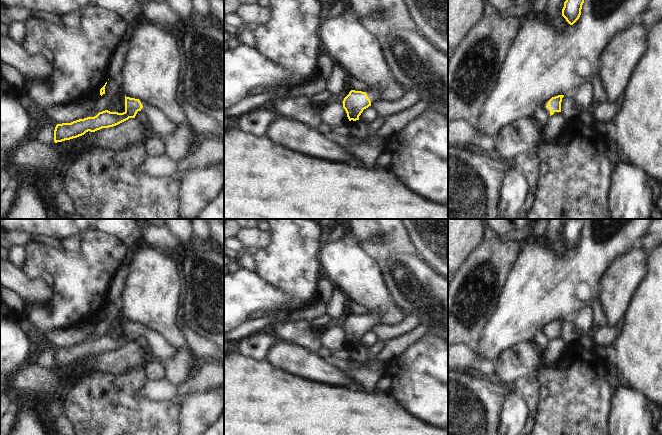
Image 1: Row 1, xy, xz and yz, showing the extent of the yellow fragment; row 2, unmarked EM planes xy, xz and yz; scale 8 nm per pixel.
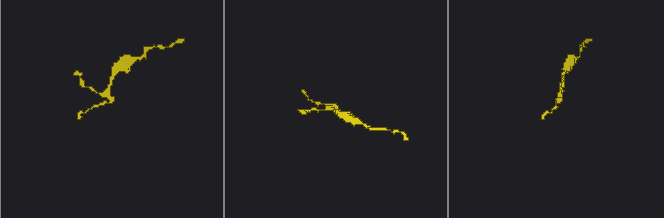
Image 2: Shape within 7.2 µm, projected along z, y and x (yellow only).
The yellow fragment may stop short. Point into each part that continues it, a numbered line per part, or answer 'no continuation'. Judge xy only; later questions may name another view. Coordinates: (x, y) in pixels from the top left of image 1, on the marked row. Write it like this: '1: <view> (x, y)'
1: xy (160, 124)

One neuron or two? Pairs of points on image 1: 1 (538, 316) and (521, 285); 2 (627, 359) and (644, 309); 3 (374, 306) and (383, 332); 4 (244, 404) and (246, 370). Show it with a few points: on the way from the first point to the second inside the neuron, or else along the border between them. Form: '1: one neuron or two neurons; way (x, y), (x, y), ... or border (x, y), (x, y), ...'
1: one neuron; way (531, 308), (531, 295), (529, 293)
2: one neuron; way (639, 347), (644, 342), (644, 321)
3: two neurons; border (403, 319), (394, 324), (378, 324)
4: one neuron; way (246, 396), (246, 378)

